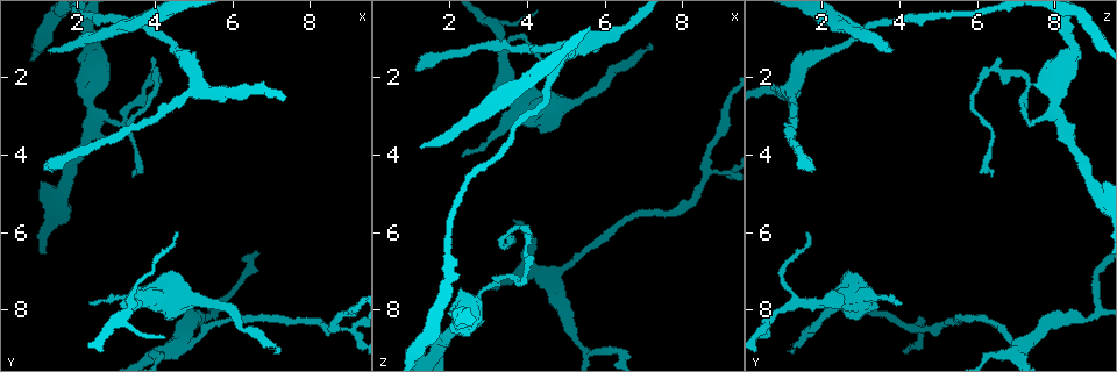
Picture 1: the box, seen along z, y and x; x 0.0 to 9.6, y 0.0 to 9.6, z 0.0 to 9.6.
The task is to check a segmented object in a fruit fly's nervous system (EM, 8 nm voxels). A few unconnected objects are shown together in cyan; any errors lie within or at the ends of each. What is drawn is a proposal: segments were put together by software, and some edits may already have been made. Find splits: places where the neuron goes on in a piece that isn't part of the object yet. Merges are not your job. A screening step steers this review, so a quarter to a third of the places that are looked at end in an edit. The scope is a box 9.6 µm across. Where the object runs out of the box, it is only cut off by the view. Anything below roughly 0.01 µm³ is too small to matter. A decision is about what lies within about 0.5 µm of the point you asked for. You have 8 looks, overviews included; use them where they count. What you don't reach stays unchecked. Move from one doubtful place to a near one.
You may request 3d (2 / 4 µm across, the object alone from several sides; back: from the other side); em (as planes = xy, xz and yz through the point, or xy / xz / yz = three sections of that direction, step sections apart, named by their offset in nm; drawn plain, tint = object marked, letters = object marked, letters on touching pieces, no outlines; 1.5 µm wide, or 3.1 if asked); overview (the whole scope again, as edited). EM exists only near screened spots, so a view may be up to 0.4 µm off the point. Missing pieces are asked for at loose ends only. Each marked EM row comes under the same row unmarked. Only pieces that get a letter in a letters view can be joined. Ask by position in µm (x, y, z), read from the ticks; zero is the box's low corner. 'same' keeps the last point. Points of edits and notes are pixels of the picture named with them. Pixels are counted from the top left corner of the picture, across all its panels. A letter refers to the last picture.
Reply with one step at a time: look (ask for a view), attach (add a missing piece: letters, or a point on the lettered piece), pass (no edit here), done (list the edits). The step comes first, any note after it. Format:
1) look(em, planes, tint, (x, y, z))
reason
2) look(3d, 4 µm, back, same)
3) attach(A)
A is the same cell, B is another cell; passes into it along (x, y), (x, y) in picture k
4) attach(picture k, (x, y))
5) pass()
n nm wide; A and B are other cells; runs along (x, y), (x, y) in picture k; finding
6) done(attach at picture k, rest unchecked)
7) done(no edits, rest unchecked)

look(3d, 2 µm, (7.25, 9.10, 1.15))
branch stops here

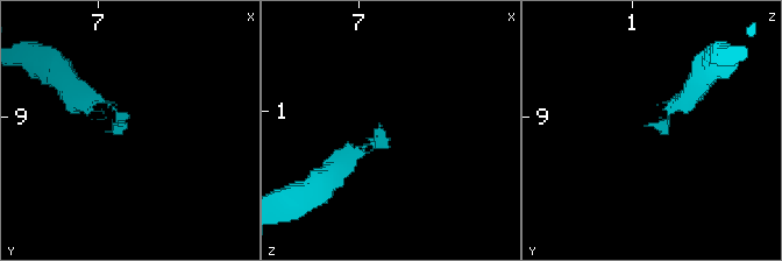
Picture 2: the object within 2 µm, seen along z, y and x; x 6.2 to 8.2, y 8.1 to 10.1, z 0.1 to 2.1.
look(em, planes, letters, (7.18, 9.14, 1.22))
need the tissue

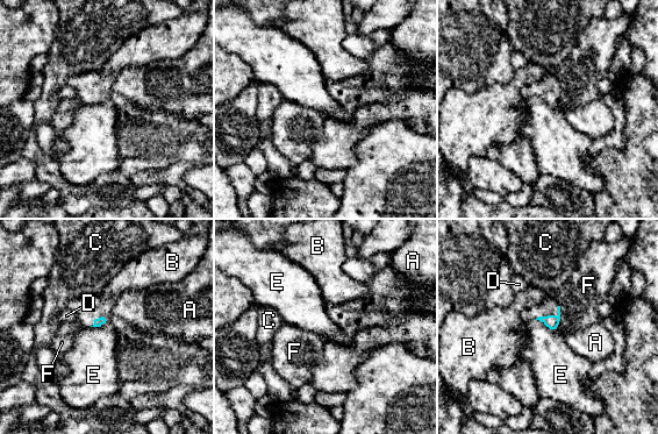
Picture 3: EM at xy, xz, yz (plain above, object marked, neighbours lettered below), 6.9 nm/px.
pass()
F touches over 180 nm; A, B, C, D, E and F are other cells; border along (536, 319), (556, 331) in picture 3; no lettered piece goes on from it

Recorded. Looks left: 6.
look(3d, 2 µm, (1.15, 4.40, 1.85))
free end

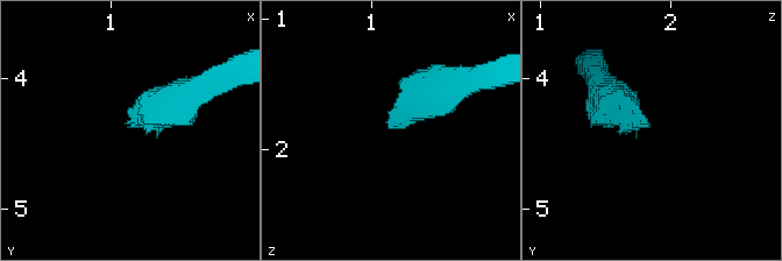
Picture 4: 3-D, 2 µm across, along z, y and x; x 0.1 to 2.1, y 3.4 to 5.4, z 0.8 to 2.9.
look(em, planes, letters, (1.12, 4.34, 1.80))

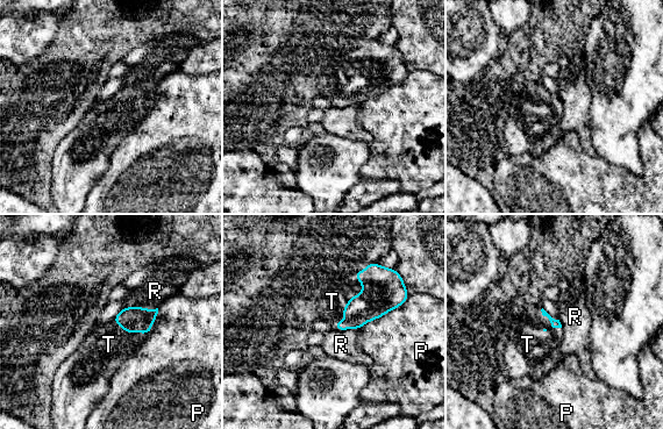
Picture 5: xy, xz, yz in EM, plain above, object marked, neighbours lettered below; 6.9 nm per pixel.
attach(T)
T is the same cell, P and R are other cells; passes into it along (383, 291), (349, 301), (332, 301) in picture 5; the neuron continues

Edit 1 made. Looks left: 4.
look(3d, 2 µm, back, (1.20, 1.25, 3.85))
free end

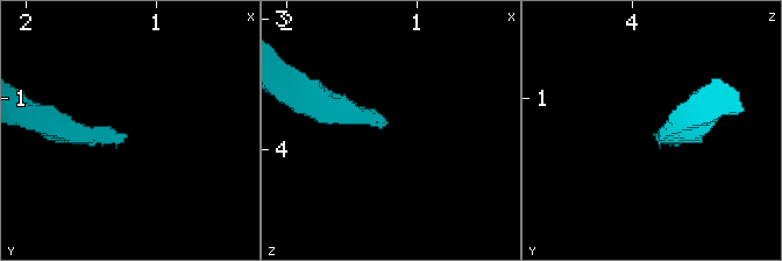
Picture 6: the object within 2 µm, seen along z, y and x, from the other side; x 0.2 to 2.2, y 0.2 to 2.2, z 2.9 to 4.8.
look(em, xz, step 4, letters, (1.24, 1.28, 3.80))
shape alone is not enough

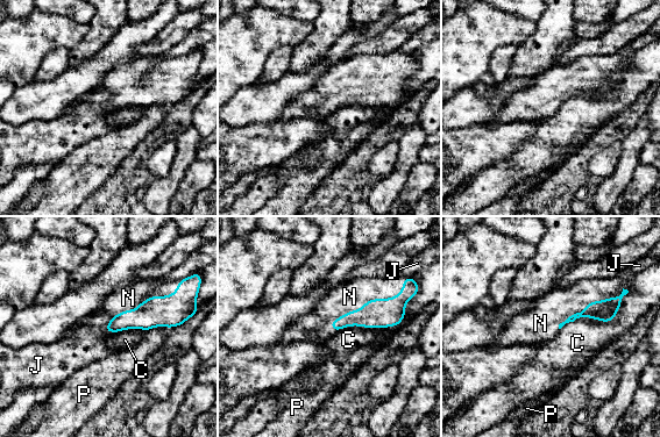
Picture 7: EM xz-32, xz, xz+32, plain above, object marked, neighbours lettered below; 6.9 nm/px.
look(em, planes, letters, same)

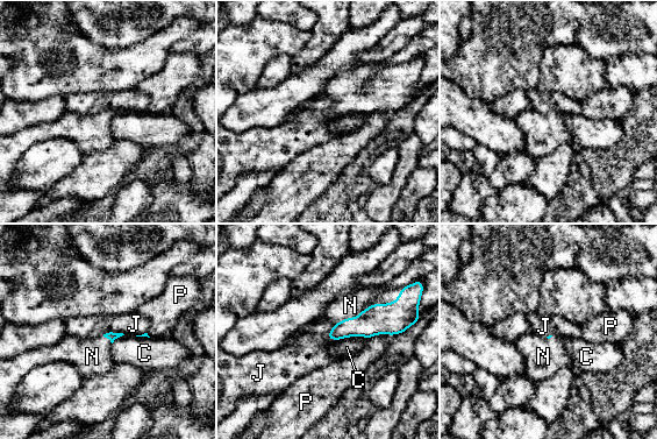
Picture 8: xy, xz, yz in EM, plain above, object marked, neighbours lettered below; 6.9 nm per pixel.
attach(N)
N is the same cell, C, J and P are other cells; passes into it along (393, 318), (368, 307), (350, 305) in picture 8; the neuron continues

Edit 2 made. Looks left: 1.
done(attach at picture 5, attach at picture 8, rest unchecked)

